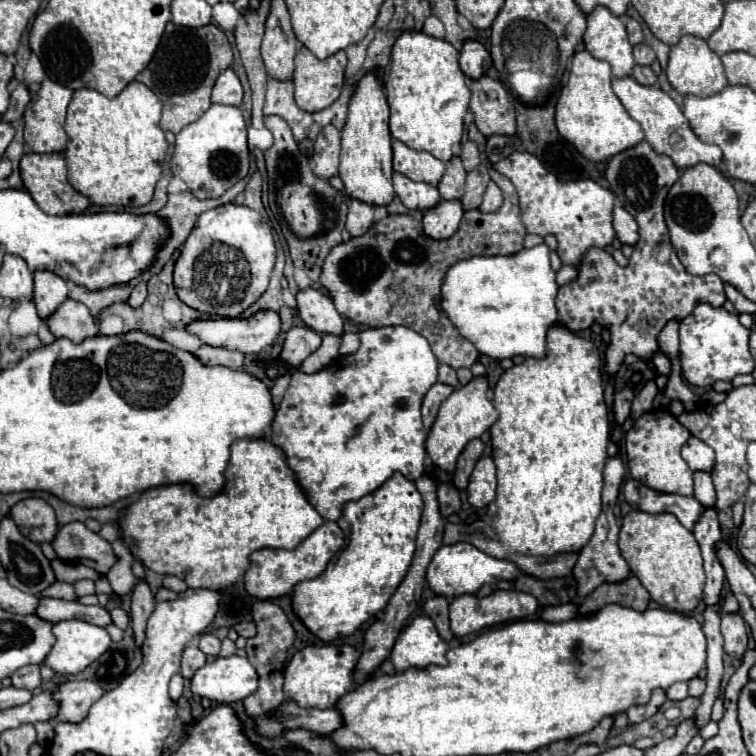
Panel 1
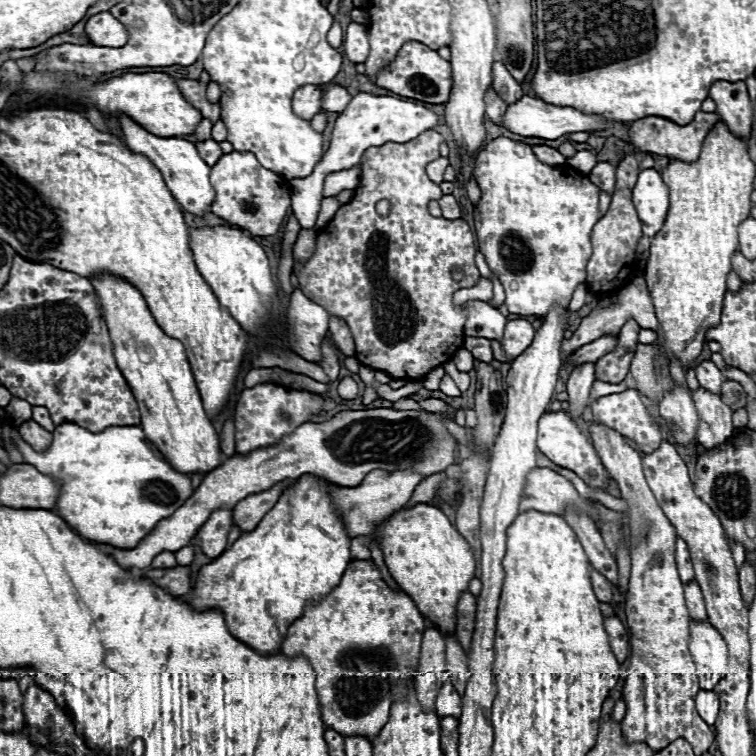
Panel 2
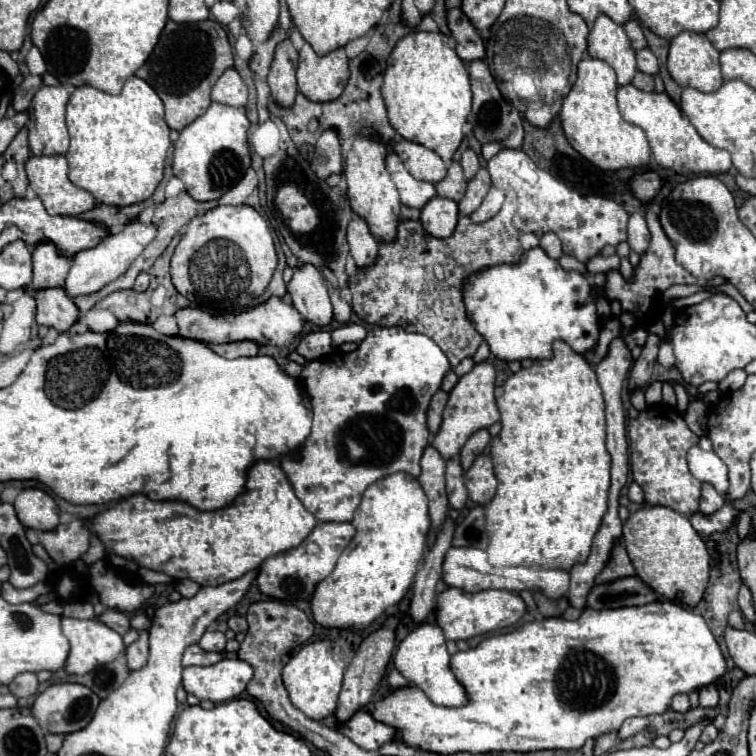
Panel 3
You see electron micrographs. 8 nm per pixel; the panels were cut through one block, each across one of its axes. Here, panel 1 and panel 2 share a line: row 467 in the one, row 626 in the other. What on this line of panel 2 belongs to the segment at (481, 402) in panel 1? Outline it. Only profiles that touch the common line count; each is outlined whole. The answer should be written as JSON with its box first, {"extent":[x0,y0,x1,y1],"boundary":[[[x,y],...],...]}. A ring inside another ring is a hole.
{"extent":[374,504,476,636],"boundary":[[[428,504],[394,512],[374,532],[380,538],[386,566],[398,586],[412,598],[416,608],[434,622],[442,636],[452,636],[456,628],[456,604],[468,582],[474,578],[476,562],[470,544],[450,524],[448,516]]]}

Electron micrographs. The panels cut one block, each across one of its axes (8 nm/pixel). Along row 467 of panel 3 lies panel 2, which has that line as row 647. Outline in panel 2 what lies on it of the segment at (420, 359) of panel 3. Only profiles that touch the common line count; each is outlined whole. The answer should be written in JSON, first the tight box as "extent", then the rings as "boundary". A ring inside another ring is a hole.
{"extent":[280,560,424,742],"boundary":[[[352,560],[340,584],[318,602],[308,604],[302,618],[290,624],[280,650],[286,656],[306,656],[312,670],[316,672],[316,690],[324,724],[332,730],[338,730],[342,736],[364,736],[372,742],[378,730],[382,730],[382,726],[388,722],[390,706],[394,702],[406,700],[408,692],[412,690],[424,630],[424,616],[416,610],[414,602],[406,594],[390,588],[374,562]]]}

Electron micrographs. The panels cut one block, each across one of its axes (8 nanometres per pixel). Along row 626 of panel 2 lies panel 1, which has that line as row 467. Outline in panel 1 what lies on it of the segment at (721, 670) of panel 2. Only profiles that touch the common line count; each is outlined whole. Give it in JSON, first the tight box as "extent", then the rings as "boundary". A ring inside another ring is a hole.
{"extent":[682,436,716,472],"boundary":[[[692,436],[690,442],[686,442],[686,446],[682,446],[682,458],[692,470],[702,470],[702,472],[712,472],[716,464],[714,450],[696,436]]]}

